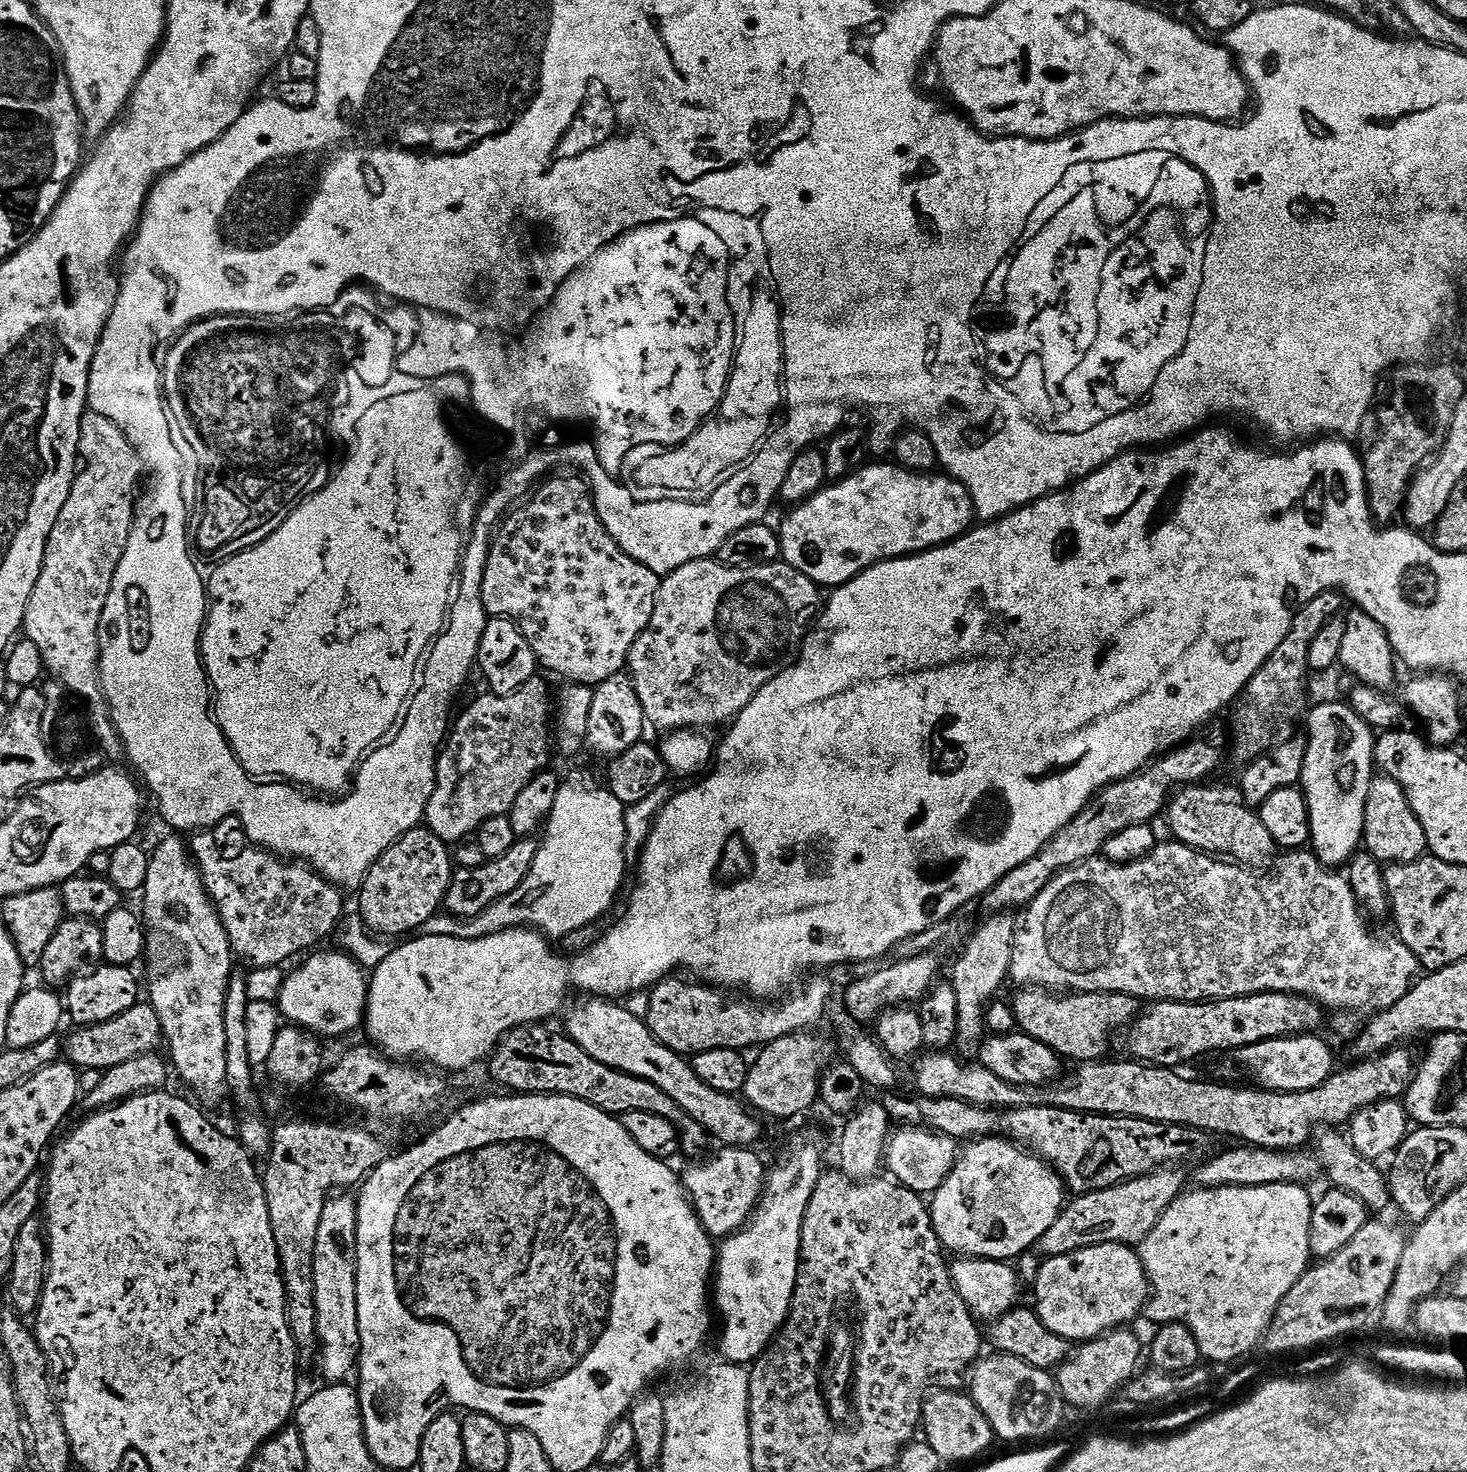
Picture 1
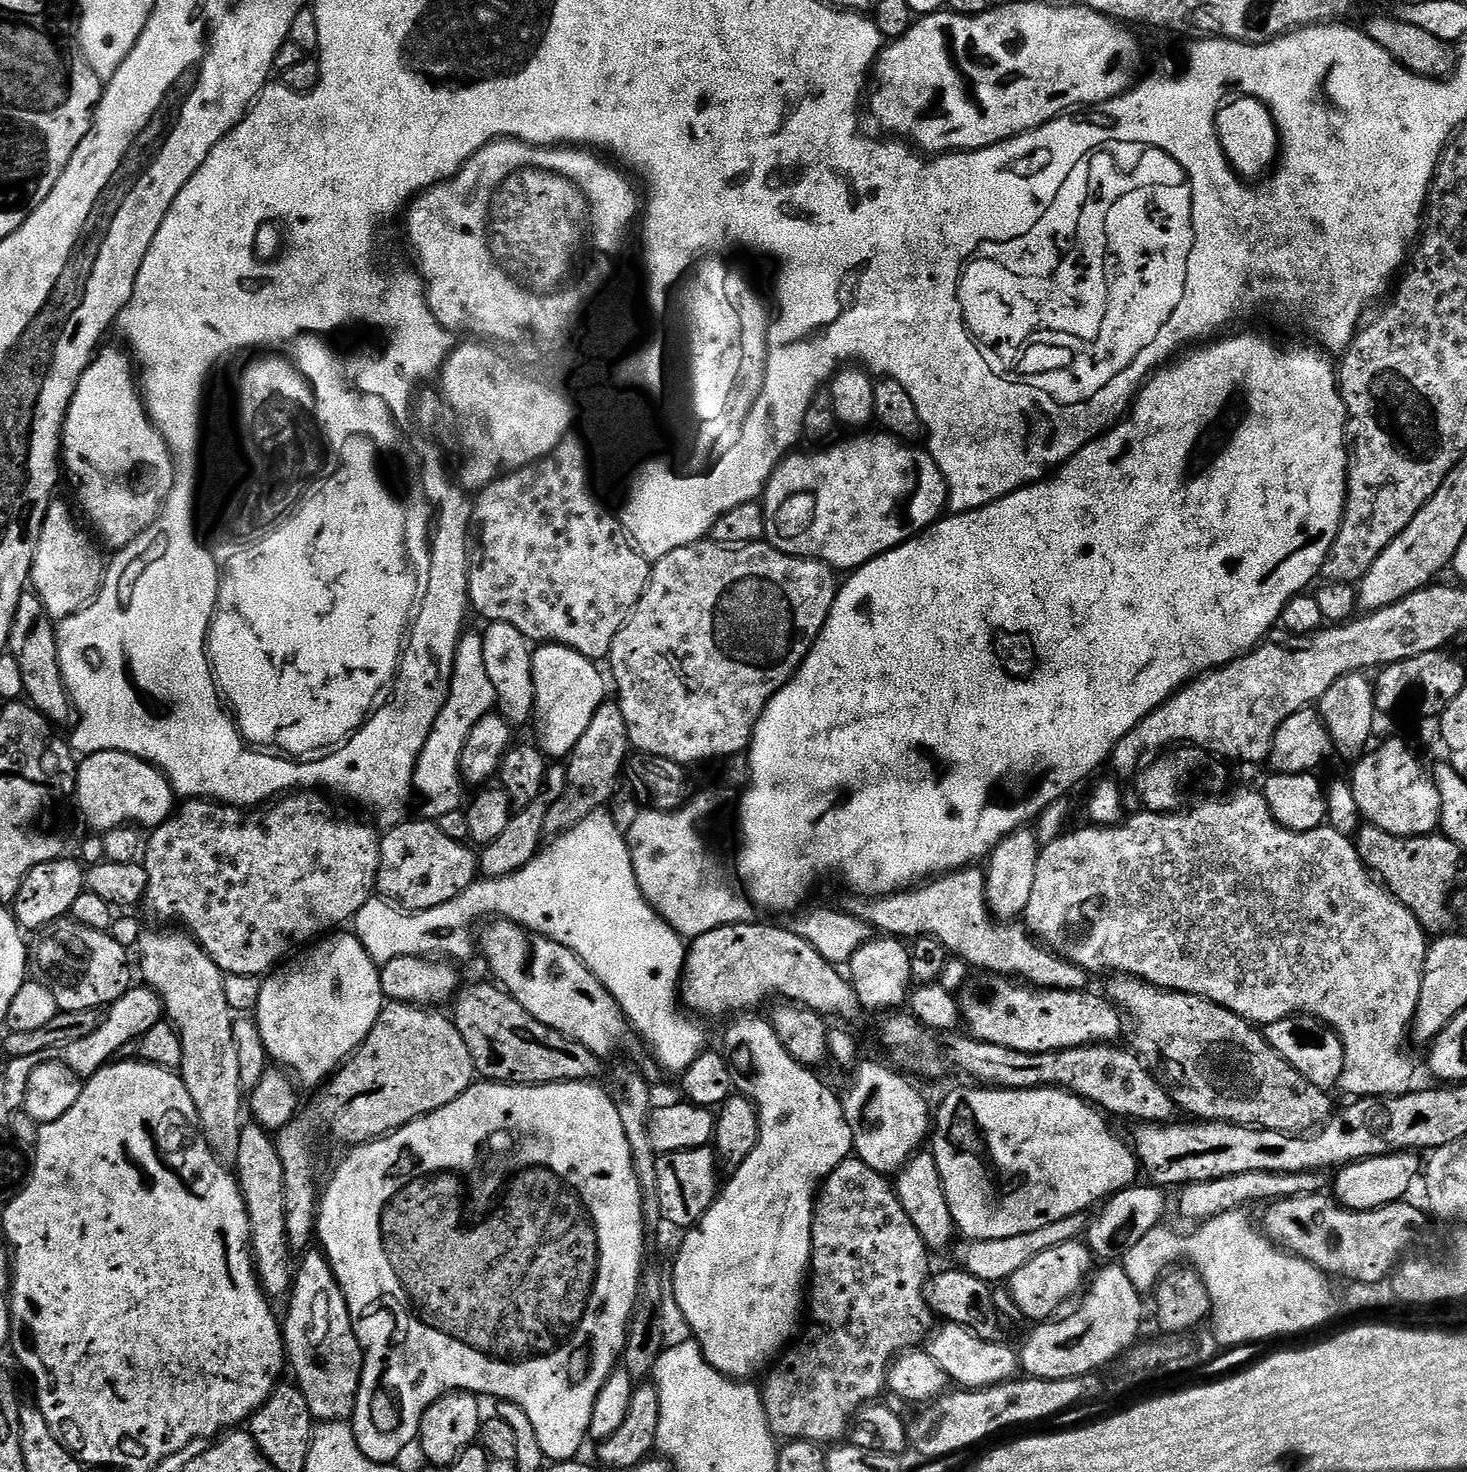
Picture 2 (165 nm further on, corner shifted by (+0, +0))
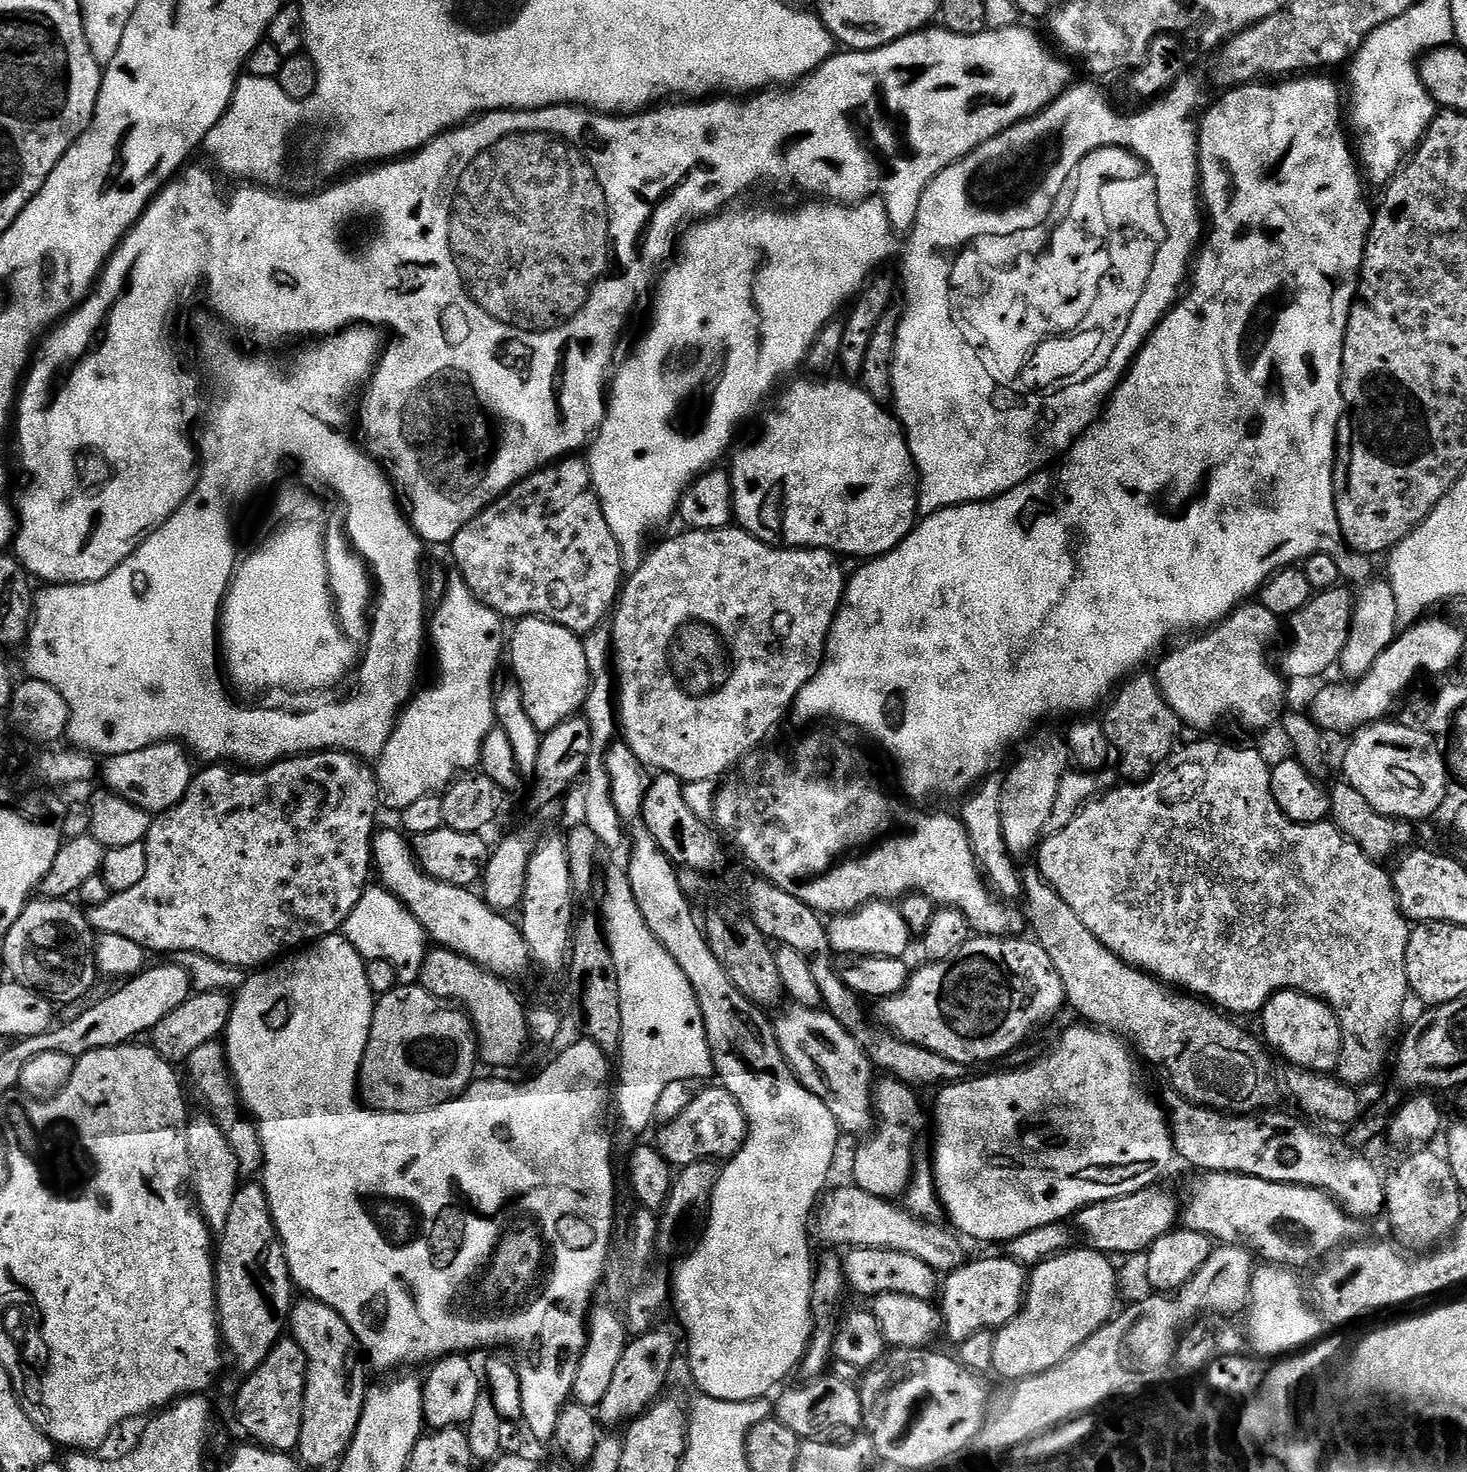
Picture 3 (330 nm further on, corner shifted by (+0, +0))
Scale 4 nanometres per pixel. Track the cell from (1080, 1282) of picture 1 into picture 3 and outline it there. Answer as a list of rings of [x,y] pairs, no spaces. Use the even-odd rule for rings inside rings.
[[[1004,1254],[992,1256],[989,1260],[976,1260],[973,1264],[972,1261],[966,1262],[955,1272],[947,1273],[945,1280],[948,1281],[945,1284],[943,1281],[942,1295],[938,1300],[943,1335],[948,1335],[953,1340],[953,1345],[958,1346],[979,1332],[1003,1328],[1023,1308],[1028,1278],[1025,1265],[1008,1259]]]

